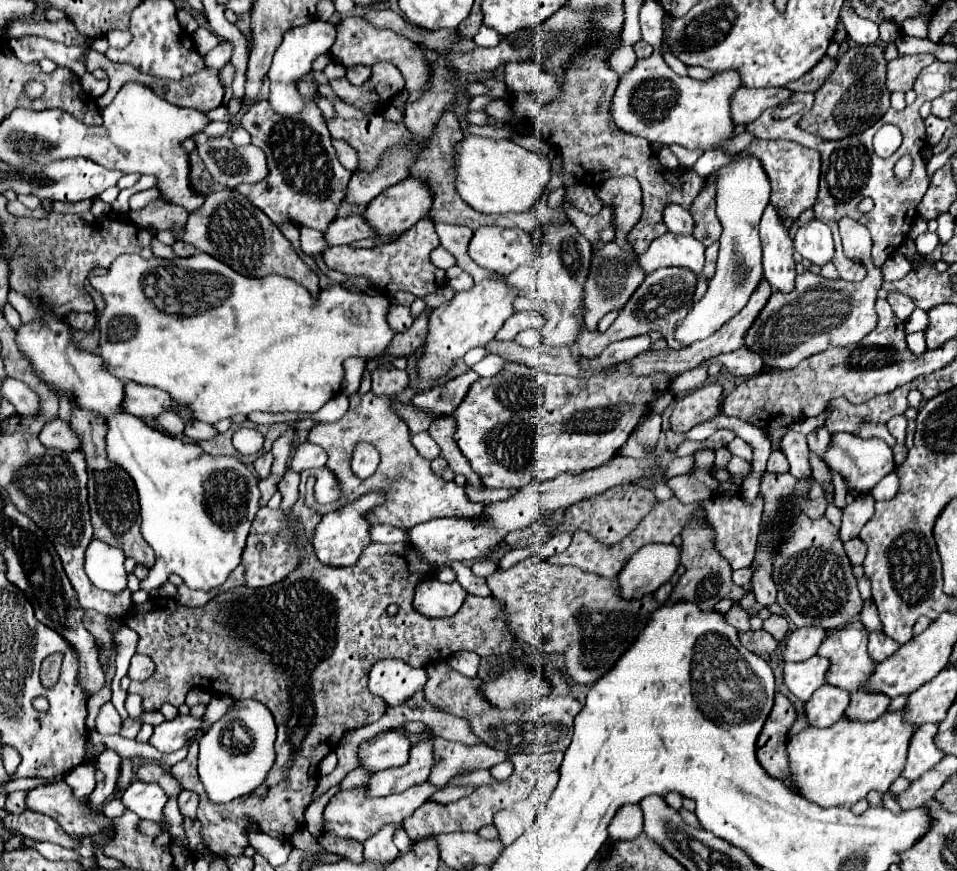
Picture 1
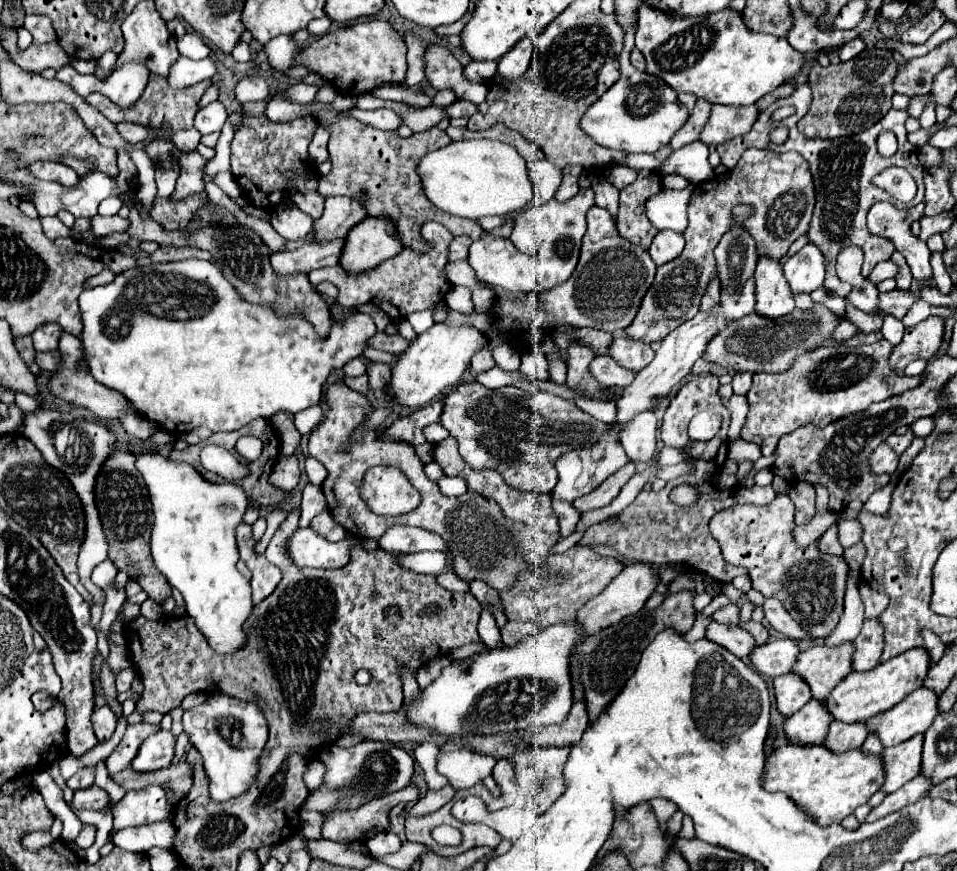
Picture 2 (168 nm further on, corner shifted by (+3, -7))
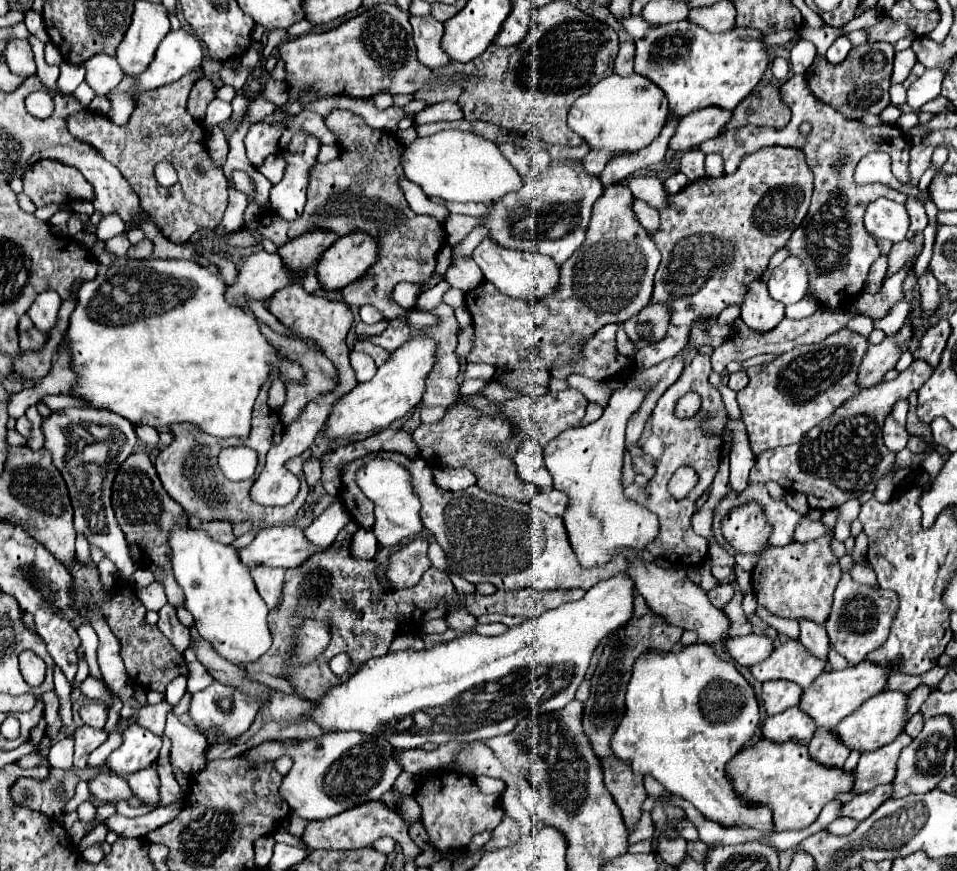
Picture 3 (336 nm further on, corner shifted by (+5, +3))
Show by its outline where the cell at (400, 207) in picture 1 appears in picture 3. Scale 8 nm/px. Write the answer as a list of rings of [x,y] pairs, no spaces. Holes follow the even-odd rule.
[[[347,234],[321,254],[317,278],[327,290],[345,288],[369,270],[375,254],[379,254],[379,246],[375,246],[373,238],[367,238],[367,234]]]

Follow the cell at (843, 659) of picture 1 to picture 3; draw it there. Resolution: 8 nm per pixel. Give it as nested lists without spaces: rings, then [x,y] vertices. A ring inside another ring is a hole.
[[[787,640],[775,648],[767,660],[751,666],[749,670],[761,682],[783,678],[807,688],[819,674],[825,672],[825,664],[827,662],[815,658],[813,654],[807,654],[807,648],[799,640]]]

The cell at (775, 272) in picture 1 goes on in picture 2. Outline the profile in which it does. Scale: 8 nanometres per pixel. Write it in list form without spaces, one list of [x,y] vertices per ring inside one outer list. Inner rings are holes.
[[[761,258],[755,270],[755,314],[763,318],[783,318],[793,312],[793,296],[789,296],[789,284],[785,284],[785,276],[781,272],[781,264],[769,258]]]

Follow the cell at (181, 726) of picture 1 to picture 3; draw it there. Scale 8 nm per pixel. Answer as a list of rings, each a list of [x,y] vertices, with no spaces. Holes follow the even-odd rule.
[[[131,724],[125,730],[123,744],[107,758],[105,764],[115,774],[129,776],[137,770],[149,768],[157,760],[159,748],[161,748],[161,736],[153,734],[151,730],[139,724]]]

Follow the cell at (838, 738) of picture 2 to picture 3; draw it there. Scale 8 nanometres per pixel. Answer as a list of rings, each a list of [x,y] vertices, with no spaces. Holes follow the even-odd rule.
[[[817,730],[809,742],[809,752],[817,762],[825,766],[843,766],[849,756],[847,746],[835,738],[833,730]]]

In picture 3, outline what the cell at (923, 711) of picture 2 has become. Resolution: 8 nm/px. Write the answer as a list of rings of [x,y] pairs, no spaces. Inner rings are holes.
[[[889,690],[875,698],[869,698],[859,710],[855,710],[855,714],[843,718],[839,726],[835,726],[835,732],[851,750],[861,750],[861,752],[877,750],[893,742],[903,732],[907,722],[907,698],[909,696],[905,692],[889,692]]]

